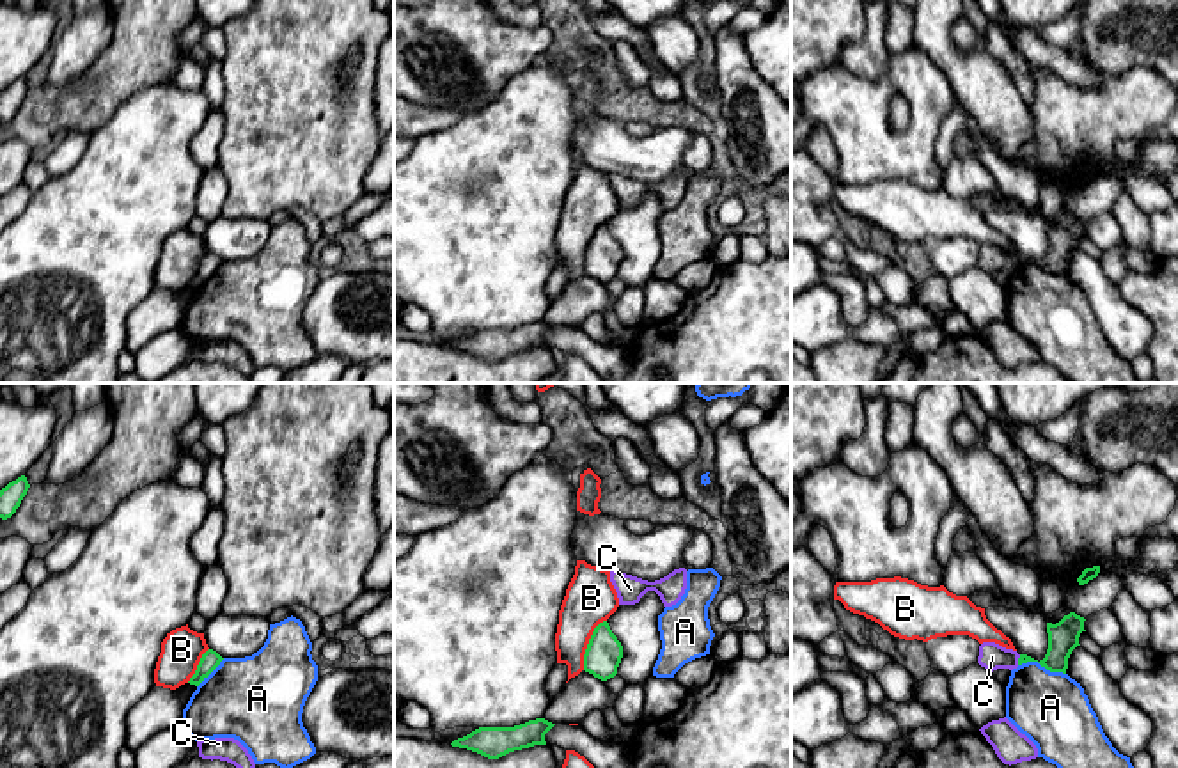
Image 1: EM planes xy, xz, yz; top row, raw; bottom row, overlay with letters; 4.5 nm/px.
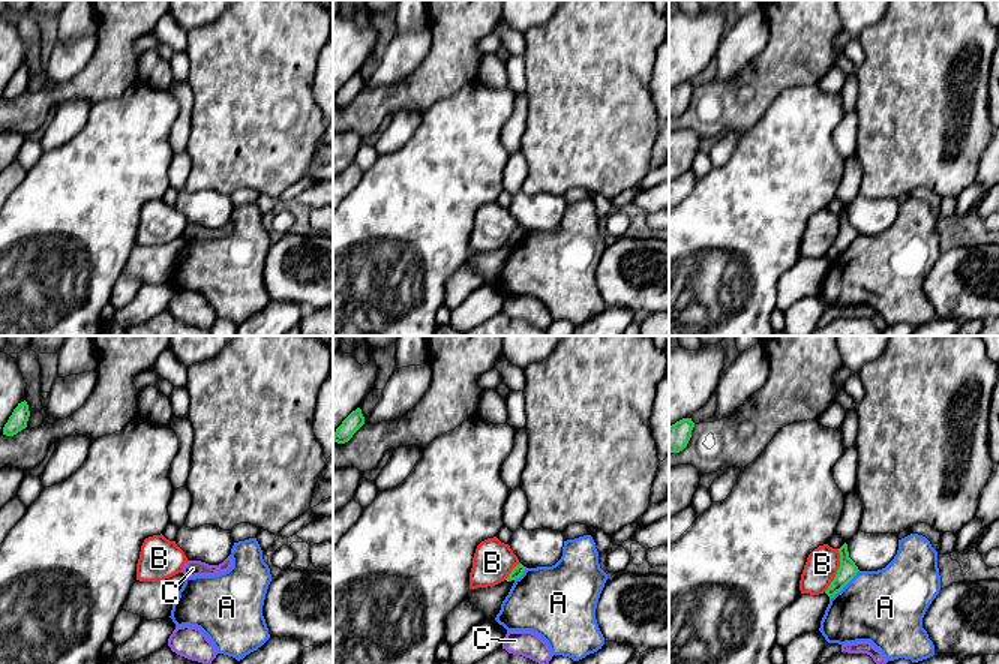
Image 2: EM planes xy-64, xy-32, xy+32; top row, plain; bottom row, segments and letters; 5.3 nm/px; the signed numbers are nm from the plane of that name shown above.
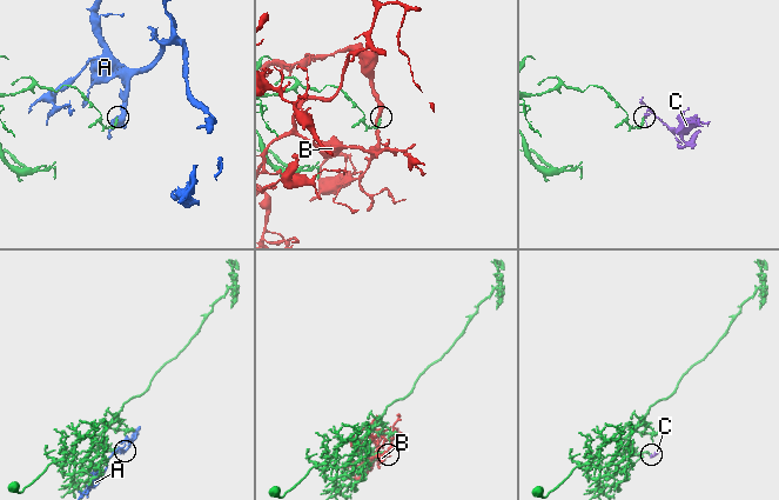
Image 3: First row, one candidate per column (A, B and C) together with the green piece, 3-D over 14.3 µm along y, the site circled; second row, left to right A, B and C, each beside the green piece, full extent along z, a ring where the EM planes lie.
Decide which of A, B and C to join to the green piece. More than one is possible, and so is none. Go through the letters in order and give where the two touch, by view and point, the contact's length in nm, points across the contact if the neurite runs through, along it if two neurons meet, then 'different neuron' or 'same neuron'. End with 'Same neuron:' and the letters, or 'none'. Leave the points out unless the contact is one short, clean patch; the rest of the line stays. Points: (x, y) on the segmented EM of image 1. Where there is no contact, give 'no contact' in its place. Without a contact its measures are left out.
A: meets green in yz at (1042, 666); contact 220 nm long; border along yz (1019, 664), (1038, 662), (1051, 671), (1065, 674); different neuron
B: meets green in xz at (588, 644); contact 260 nm long; border along xz (605, 619), (589, 639), (582, 669); different neuron
C: meets green in yz at (1019, 660); contact 50 nm long; border along yz (1020, 655), (1017, 664); different neuron
Same neuron: none

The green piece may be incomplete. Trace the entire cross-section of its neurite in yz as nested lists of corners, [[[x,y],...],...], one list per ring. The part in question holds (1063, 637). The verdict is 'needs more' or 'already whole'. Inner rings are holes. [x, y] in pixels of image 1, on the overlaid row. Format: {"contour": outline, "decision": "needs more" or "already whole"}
{"contour": [[[1070,612],[1059,623],[1047,623],[1048,649],[1043,660],[1038,663],[1050,672],[1066,674],[1068,658],[1072,651],[1080,646],[1079,637],[1084,630],[1084,617]]], "decision": "already whole"}

